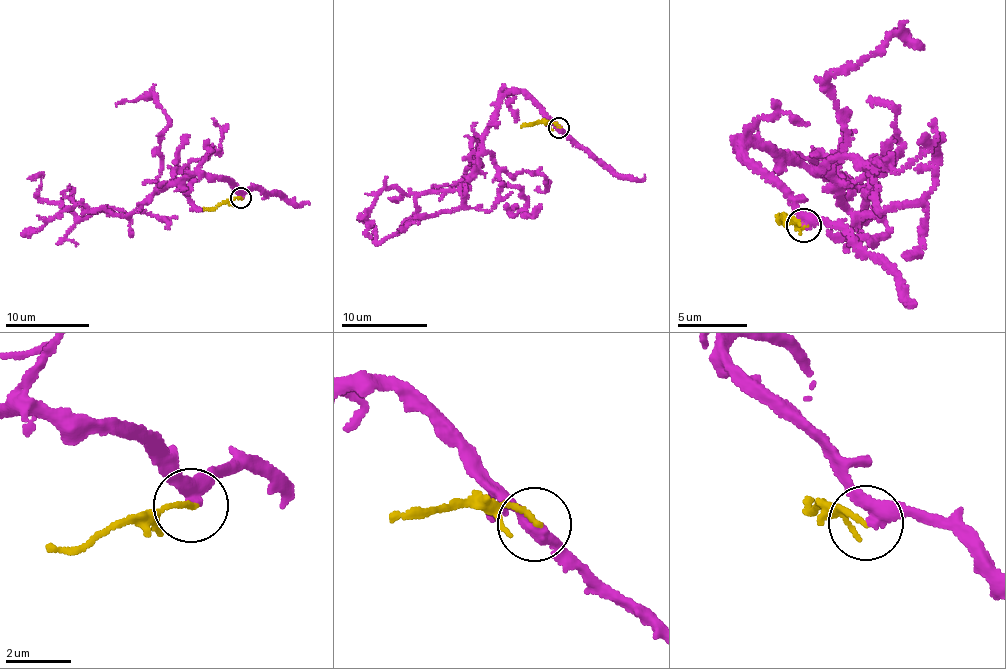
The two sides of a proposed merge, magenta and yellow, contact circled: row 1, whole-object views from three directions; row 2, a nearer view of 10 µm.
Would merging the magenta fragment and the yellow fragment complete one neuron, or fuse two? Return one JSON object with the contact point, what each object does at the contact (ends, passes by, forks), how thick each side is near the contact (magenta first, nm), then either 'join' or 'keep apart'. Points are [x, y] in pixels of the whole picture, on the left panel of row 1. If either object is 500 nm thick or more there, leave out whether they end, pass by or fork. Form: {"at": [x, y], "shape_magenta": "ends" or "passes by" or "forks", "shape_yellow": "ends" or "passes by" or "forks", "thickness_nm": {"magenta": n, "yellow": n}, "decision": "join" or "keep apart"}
{"at": [241, 198], "shape_magenta": "passes by", "shape_yellow": "ends", "thickness_nm": {"magenta": 360, "yellow": 160}, "decision": "keep apart"}

